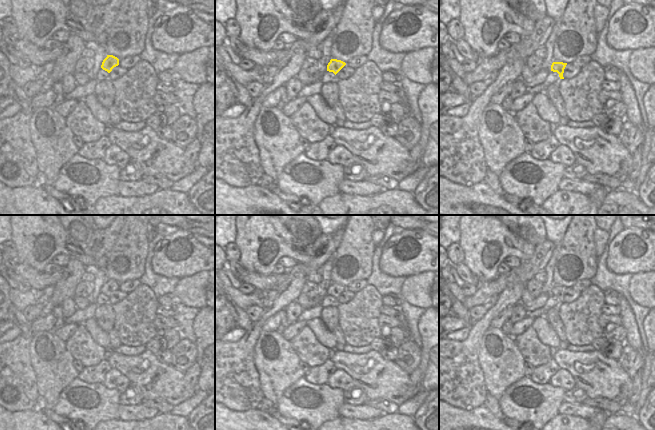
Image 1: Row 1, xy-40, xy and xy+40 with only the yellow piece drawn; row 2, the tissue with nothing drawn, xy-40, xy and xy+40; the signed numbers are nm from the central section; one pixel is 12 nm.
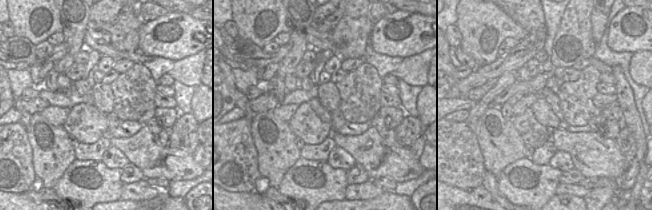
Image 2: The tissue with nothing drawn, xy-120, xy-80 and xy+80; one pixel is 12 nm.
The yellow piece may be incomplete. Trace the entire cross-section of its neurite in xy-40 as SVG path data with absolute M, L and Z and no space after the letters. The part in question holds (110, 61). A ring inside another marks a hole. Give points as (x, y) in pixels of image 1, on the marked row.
M107 55L107 57L103 60L101 68L108 73L112 71L112 69L119 65L119 59L113 55Z

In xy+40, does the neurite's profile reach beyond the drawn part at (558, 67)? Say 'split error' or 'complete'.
complete

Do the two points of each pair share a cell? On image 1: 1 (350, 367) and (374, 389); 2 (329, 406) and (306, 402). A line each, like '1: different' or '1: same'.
1: same
2: same

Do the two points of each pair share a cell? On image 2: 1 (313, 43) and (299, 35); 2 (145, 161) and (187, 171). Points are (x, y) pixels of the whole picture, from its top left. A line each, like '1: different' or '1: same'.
1: different
2: same

